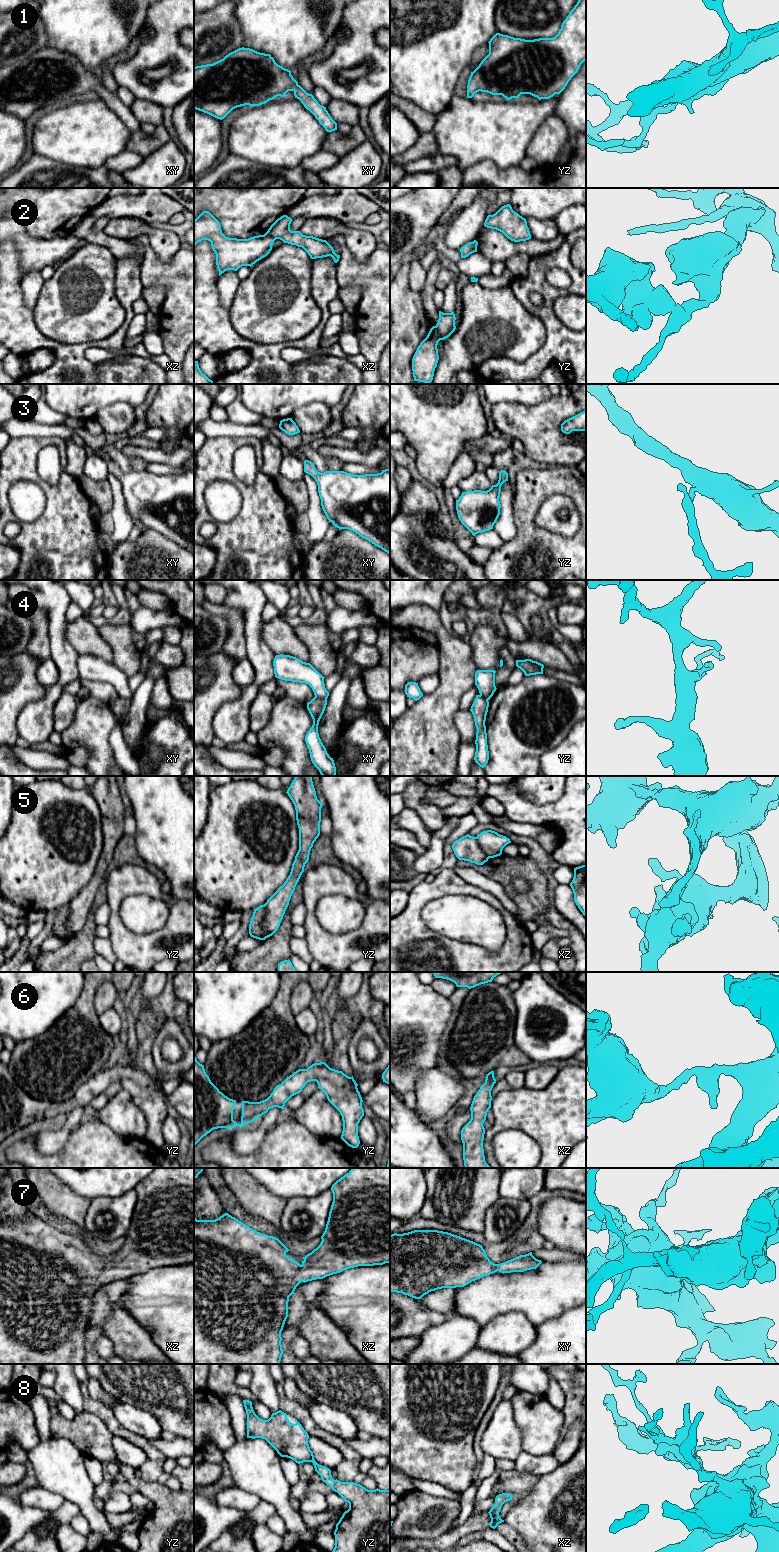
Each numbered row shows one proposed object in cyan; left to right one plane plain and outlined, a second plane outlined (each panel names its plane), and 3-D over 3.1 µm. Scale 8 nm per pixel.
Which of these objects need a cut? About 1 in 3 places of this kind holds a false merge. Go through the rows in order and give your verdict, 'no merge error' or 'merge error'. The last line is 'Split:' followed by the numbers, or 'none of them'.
1: no merge error
2: merge error
3: no merge error
4: merge error
5: merge error
6: no merge error
7: no merge error
8: no merge error
Split: 2, 4, 5

